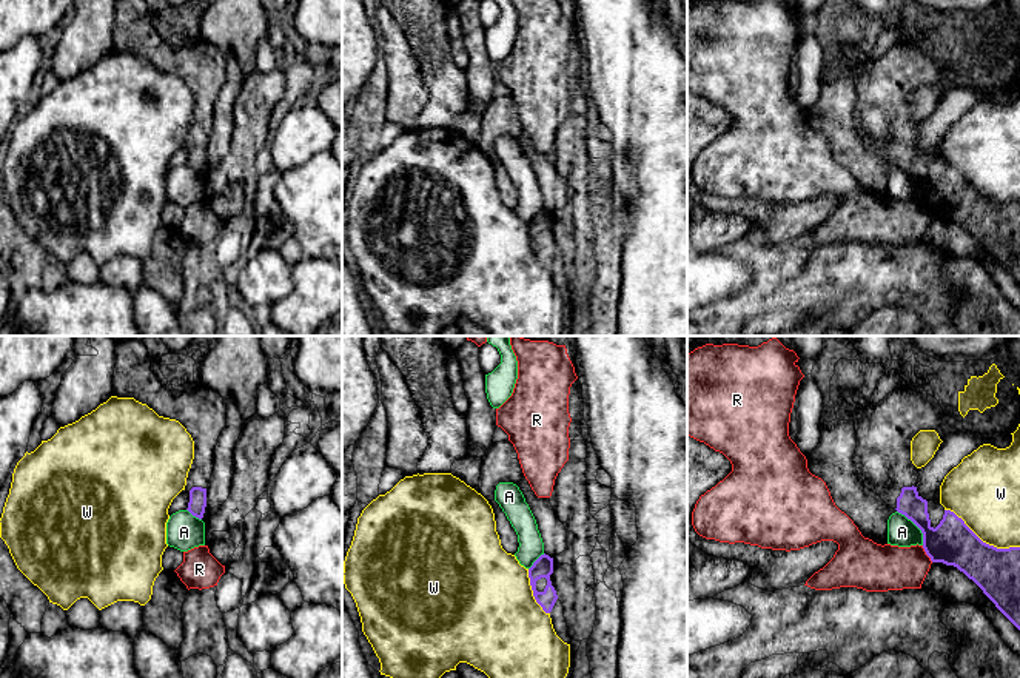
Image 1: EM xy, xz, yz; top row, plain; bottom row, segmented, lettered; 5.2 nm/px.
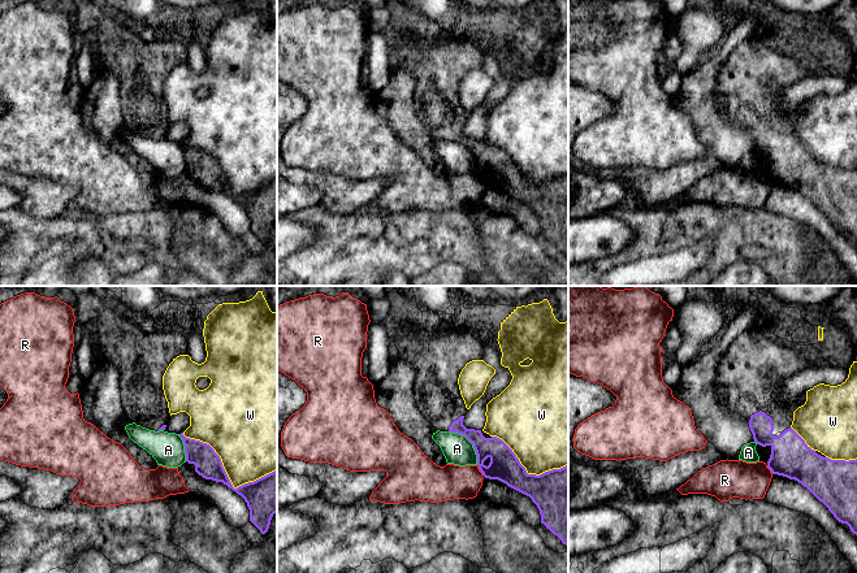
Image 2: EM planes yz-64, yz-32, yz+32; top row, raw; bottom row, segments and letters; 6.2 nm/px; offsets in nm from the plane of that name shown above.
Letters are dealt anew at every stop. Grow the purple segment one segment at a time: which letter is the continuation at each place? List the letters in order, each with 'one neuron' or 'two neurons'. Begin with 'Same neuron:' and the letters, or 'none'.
Same neuron: none
A: two neurons
R: two neurons
W: two neurons

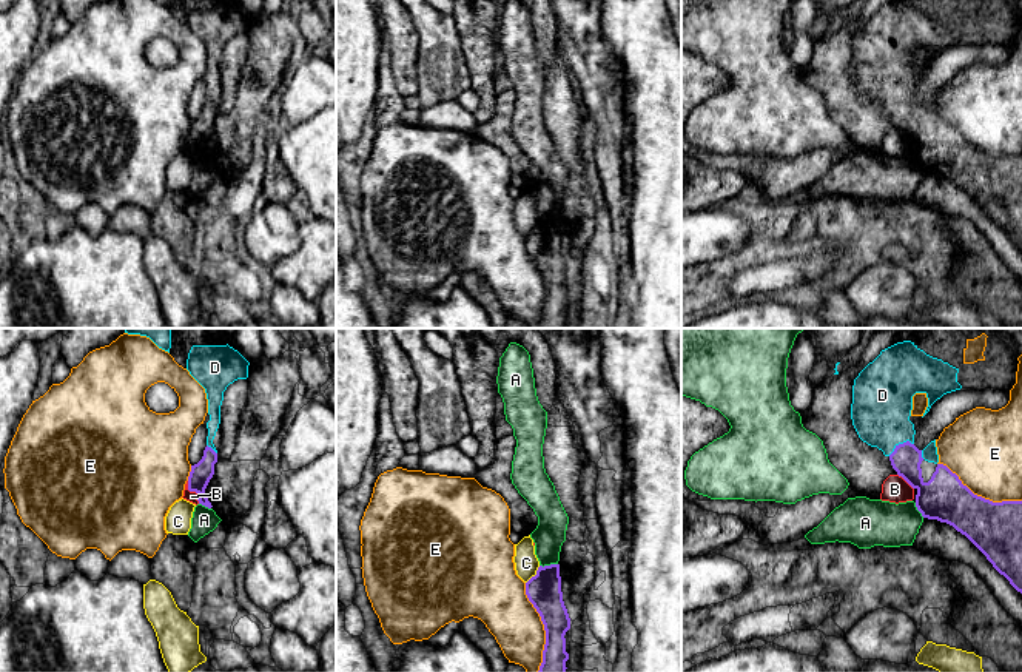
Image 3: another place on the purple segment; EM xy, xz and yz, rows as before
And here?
Same neuron: D
A: two neurons
B: two neurons
C: two neurons
D: one neuron
E: two neurons

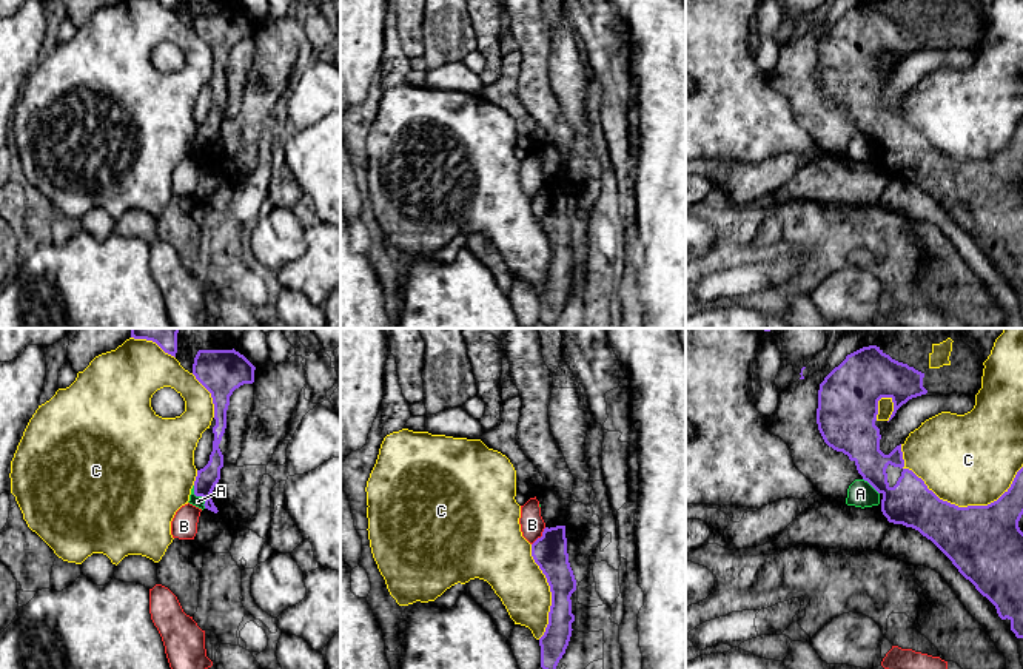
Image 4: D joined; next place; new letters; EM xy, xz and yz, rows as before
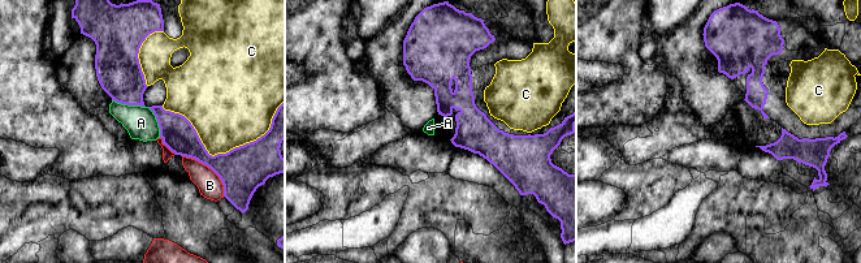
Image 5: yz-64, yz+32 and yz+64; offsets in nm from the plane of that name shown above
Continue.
Same neuron: none
A: two neurons
B: two neurons
C: two neurons

